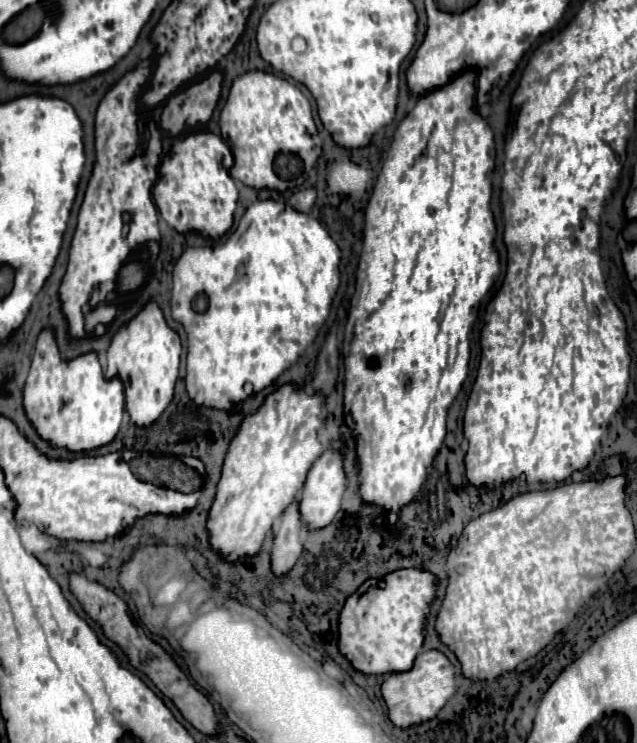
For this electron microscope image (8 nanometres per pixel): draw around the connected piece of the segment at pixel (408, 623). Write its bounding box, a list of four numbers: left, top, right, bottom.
[338,569,436,675]

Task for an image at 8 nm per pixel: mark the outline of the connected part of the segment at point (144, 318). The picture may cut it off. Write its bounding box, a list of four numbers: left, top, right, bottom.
[106,303,180,427]

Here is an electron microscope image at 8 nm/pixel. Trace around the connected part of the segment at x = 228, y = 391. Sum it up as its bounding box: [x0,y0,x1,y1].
[170,201,340,409]

